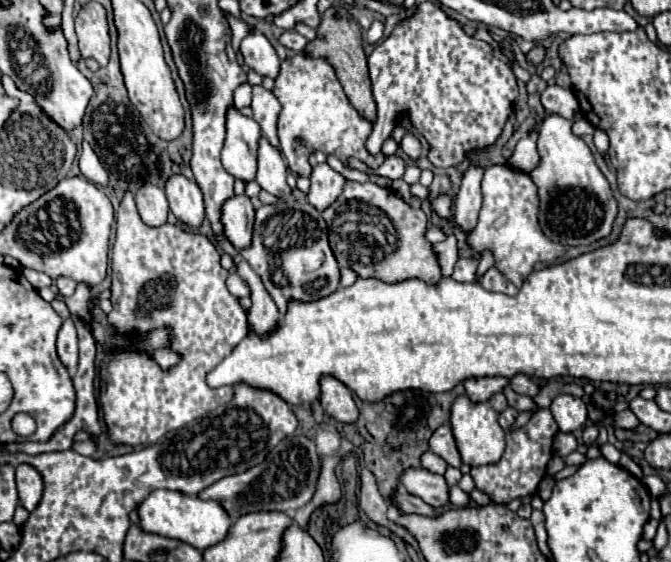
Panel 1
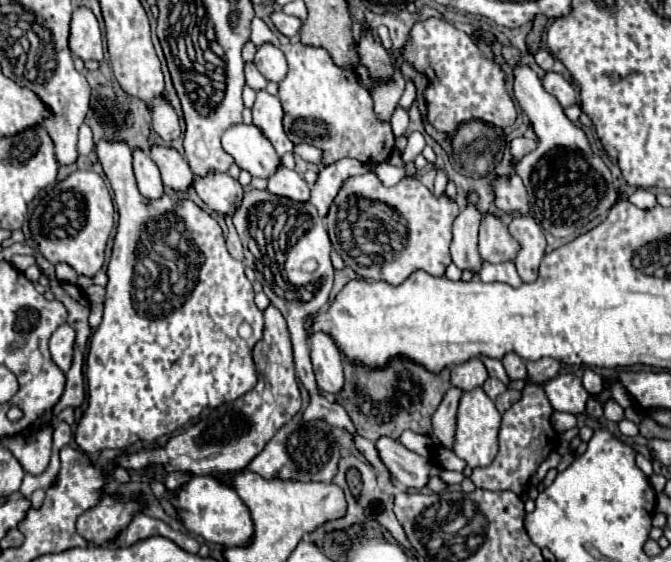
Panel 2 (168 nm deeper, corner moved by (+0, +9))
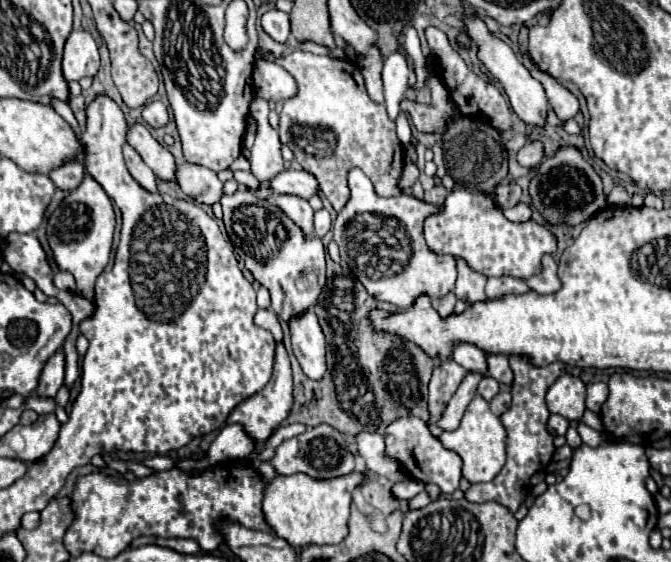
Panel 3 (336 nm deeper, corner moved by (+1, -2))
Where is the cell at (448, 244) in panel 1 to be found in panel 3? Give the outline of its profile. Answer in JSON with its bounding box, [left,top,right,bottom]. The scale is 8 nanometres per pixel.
[435,292,457,318]

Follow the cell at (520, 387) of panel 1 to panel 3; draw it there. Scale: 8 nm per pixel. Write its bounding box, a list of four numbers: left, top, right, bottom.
[487,354,513,386]

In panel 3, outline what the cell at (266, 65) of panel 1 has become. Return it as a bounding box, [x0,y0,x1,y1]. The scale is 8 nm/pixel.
[253,58,297,102]

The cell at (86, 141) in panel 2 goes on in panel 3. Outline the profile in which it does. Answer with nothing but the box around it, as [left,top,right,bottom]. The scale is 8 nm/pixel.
[49,100,81,136]

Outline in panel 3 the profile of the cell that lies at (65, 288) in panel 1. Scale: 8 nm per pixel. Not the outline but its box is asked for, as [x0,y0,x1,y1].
[55,272,75,292]

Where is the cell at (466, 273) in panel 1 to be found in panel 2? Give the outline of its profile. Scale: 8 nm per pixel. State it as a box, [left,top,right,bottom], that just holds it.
[478,215,518,263]

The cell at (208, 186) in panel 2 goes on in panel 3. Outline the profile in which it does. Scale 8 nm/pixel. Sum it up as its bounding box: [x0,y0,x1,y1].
[175,162,223,204]

